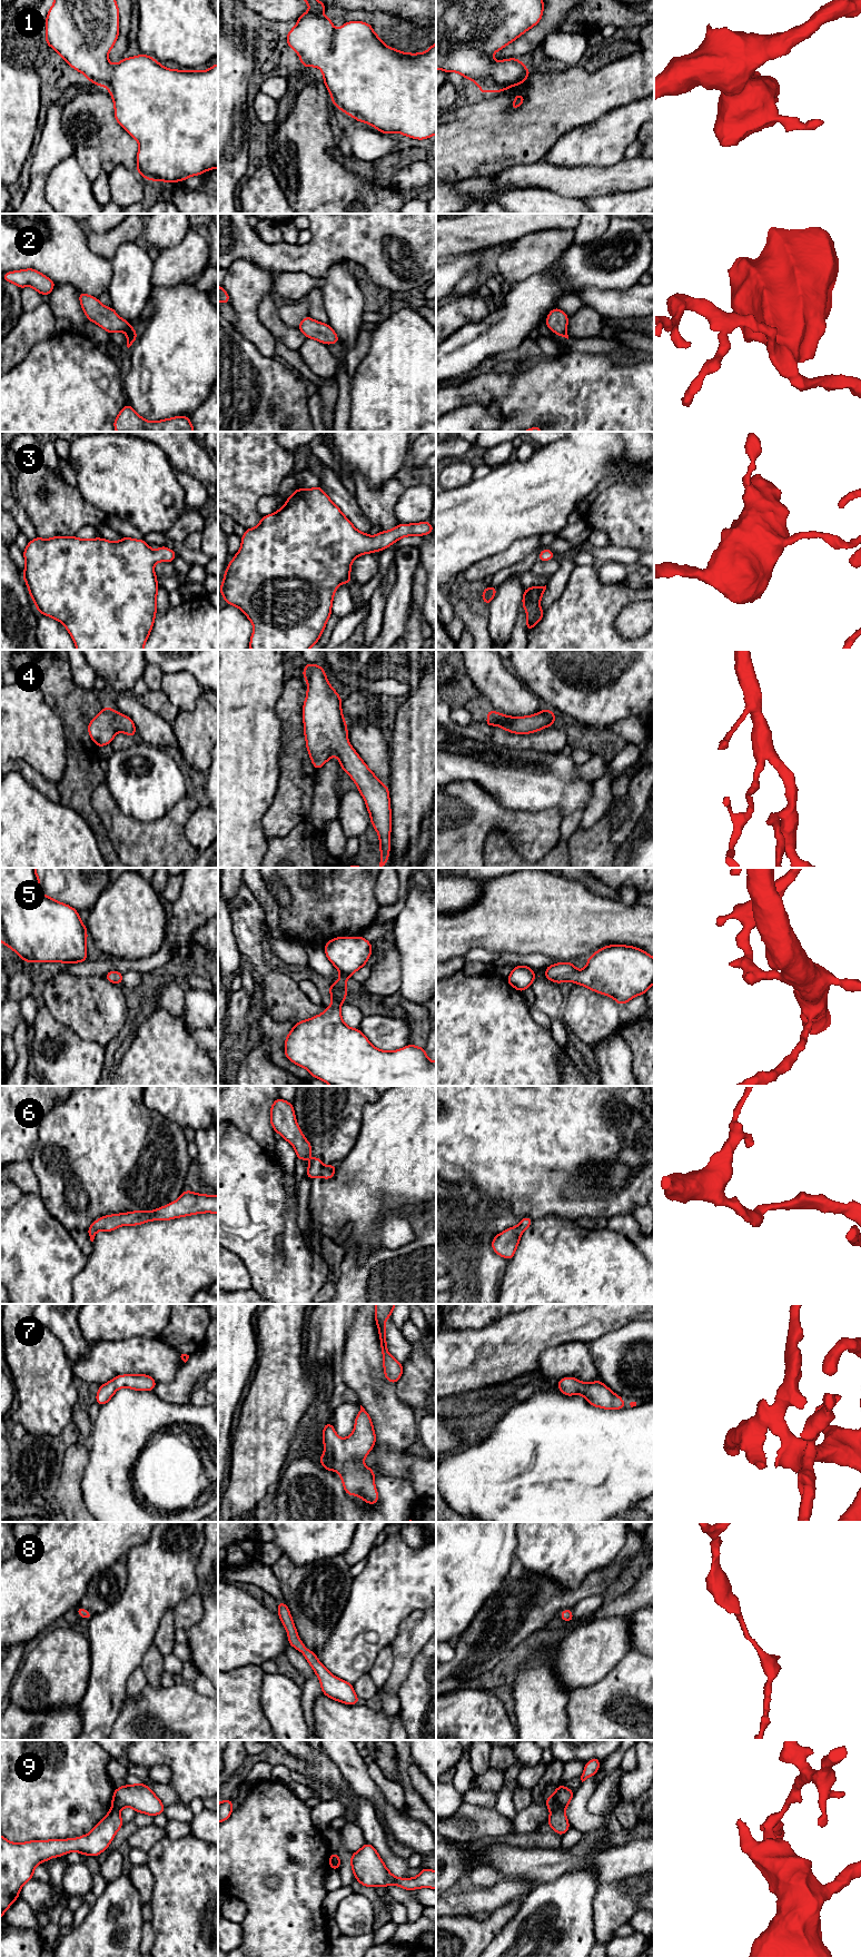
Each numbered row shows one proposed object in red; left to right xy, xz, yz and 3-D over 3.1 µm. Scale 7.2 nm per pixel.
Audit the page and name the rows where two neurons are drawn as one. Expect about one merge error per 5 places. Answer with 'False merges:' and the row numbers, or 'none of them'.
False merges: 9

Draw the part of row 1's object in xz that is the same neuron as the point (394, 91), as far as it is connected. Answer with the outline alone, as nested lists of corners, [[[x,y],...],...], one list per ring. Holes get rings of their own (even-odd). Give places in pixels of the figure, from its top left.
[[[319,0],[304,1],[310,6],[310,9],[297,19],[297,26],[290,29],[285,40],[287,45],[298,53],[303,67],[318,67],[320,69],[324,75],[323,81],[331,96],[334,106],[359,122],[367,122],[383,134],[399,132],[409,138],[419,140],[428,139],[429,137],[436,135],[436,42],[424,53],[402,52],[387,47],[367,22],[349,21],[344,23],[339,29],[335,30],[330,18],[326,18],[321,14],[328,7]]]

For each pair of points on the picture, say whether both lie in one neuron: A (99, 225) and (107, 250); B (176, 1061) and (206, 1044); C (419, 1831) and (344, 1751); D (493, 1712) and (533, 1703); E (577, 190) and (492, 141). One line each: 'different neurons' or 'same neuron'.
A: different neurons
B: different neurons
C: same neuron
D: different neurons
E: different neurons

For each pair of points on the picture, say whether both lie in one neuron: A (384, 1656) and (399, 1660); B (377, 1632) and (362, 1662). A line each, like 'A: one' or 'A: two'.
A: two
B: one

